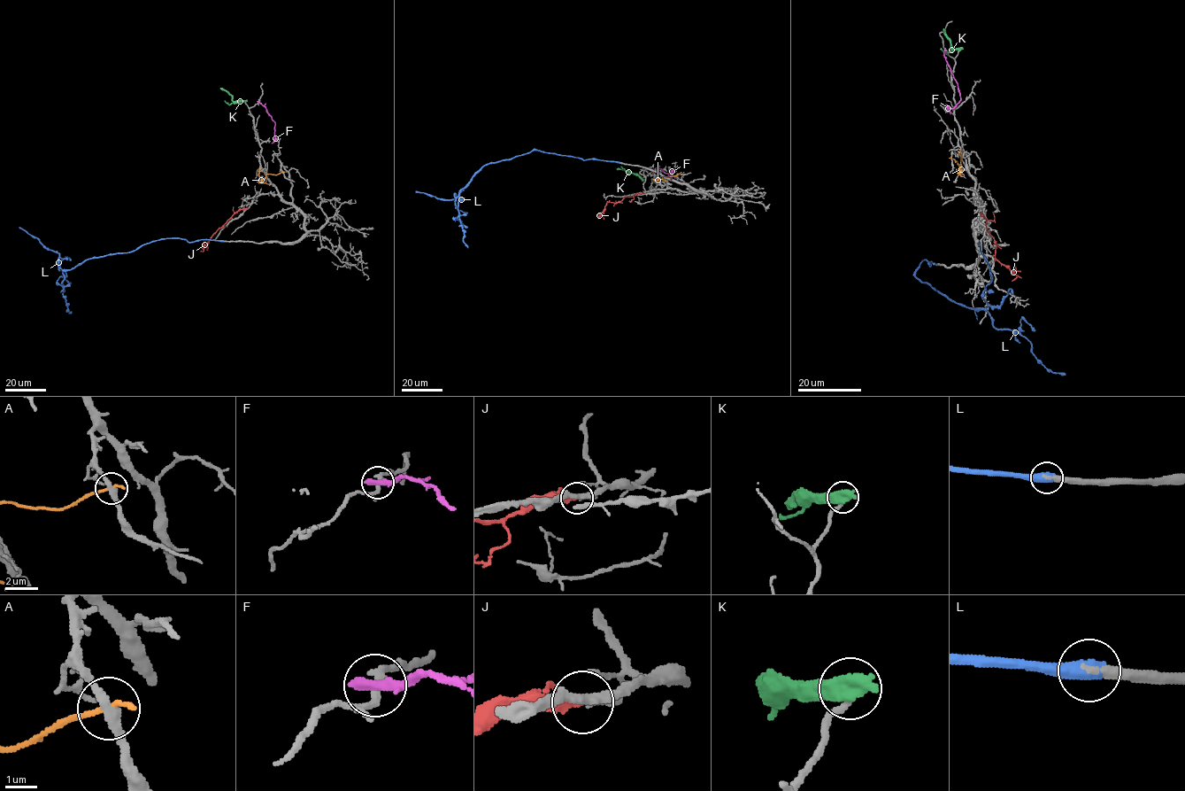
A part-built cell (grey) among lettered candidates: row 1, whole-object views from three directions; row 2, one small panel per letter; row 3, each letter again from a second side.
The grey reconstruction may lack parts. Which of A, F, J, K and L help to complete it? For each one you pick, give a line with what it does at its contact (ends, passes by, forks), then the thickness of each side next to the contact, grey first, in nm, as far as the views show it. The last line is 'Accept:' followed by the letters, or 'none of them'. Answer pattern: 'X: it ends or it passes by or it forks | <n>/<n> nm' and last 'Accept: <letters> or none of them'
L: it ends | 300/600 nm
Accept: L

